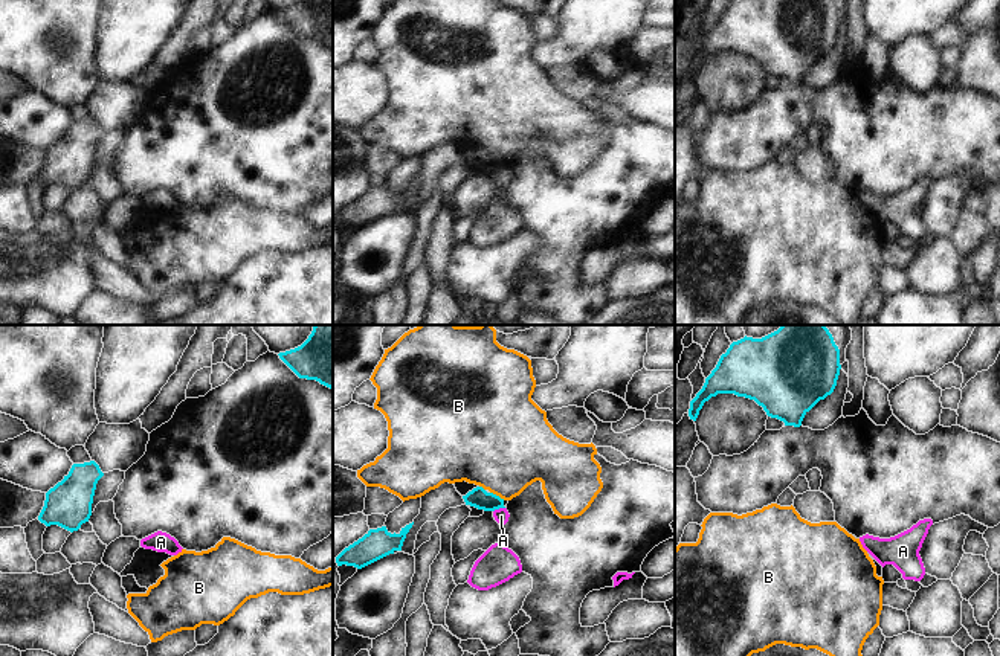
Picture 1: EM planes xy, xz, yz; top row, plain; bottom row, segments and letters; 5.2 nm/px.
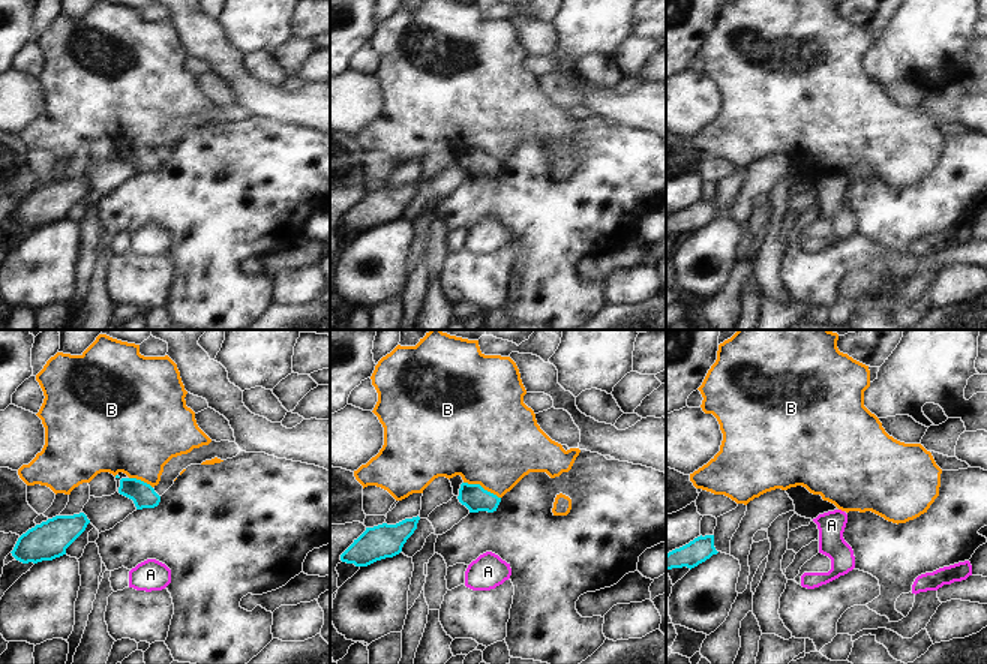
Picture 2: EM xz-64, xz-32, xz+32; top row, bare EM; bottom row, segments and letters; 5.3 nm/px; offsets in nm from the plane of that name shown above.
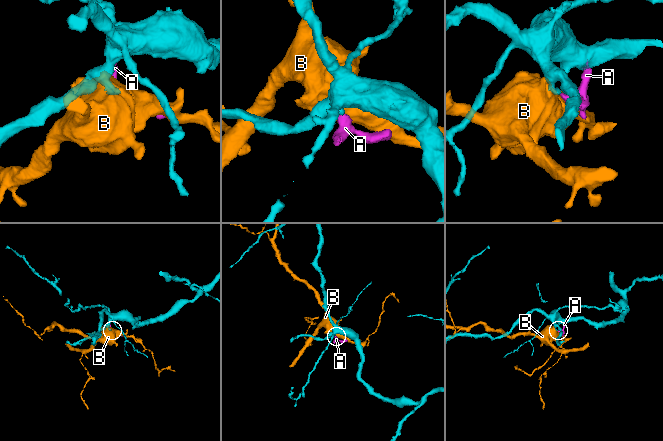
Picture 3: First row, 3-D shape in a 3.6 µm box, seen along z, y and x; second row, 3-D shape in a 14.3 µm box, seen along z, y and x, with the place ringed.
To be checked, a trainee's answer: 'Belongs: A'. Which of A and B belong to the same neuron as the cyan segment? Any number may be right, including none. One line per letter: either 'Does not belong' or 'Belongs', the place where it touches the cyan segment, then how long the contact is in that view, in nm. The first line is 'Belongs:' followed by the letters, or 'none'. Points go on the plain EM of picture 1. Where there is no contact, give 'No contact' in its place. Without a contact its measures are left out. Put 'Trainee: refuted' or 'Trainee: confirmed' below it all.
Belongs: none
A: Does not belong. Touches cyan at xz (498, 167). Shared border 70 nm
B: Does not belong. Touches cyan at xz (498, 154). Shared border 90 nm.
Trainee: refuted

